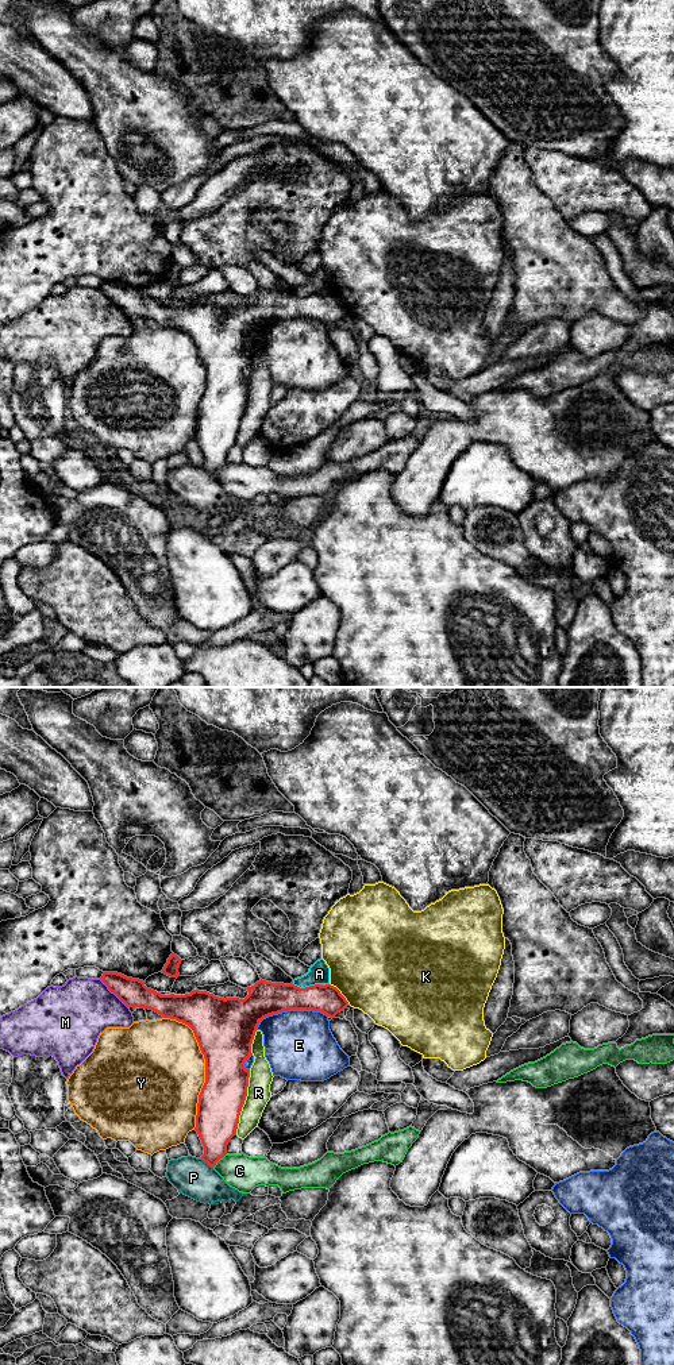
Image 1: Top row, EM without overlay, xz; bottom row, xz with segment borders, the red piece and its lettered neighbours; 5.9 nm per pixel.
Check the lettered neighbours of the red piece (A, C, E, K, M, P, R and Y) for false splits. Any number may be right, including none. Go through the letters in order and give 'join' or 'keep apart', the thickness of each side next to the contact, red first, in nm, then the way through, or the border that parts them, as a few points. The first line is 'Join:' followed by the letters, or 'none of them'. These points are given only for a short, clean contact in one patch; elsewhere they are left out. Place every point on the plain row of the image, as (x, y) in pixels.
Join: none of them
A: keep apart; calibres 200 and 130 nm; border xz (292, 292), (300, 296), (319, 293)
C: keep apart; calibres 260 and 200 nm; border xz (226, 462), (212, 475)
E: keep apart; calibres 200 and 420 nm
K: keep apart; calibres 170 and 480 nm
M: keep apart; calibres 170 and 360 nm
P: keep apart; calibres 260 and 220 nm
R: keep apart; calibres 260 and 140 nm
Y: keep apart; calibres 360 and 500 nm

